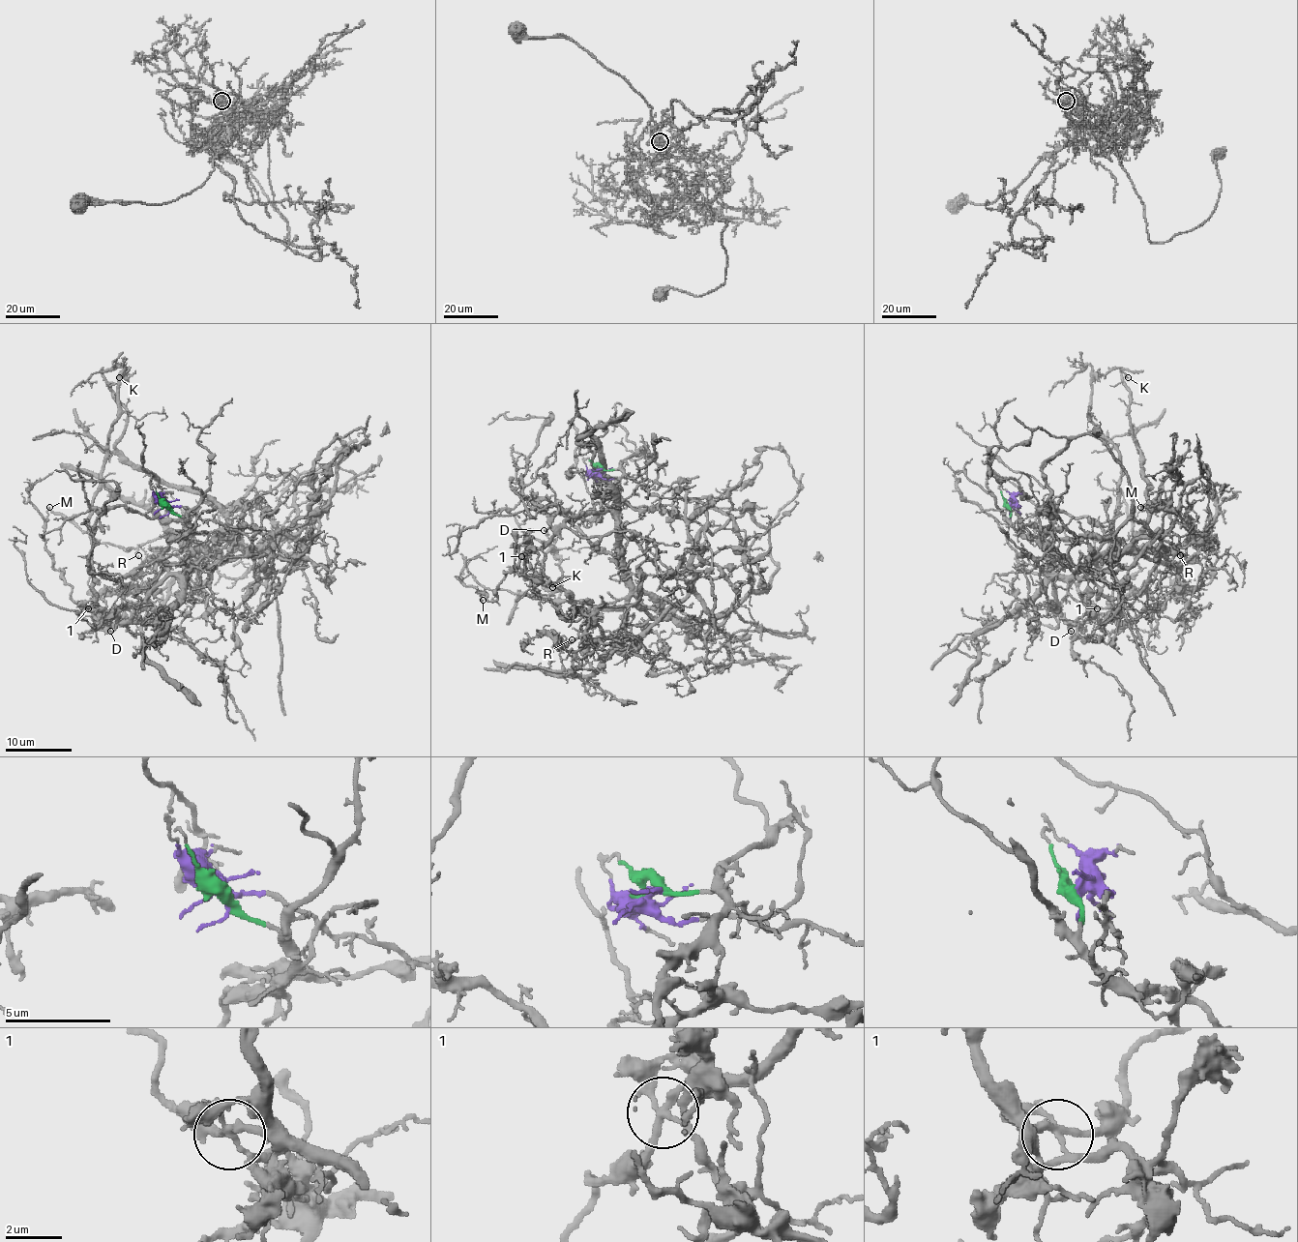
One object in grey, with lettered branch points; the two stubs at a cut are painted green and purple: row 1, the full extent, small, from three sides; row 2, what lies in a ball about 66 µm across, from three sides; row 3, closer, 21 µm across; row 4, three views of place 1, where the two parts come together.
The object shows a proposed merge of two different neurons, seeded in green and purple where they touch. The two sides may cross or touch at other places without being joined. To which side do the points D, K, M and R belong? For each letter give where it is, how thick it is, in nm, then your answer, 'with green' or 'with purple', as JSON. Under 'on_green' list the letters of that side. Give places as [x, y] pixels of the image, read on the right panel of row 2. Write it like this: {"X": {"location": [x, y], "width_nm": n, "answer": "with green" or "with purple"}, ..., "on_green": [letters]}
{"D": {"location": [1071, 631], "width_nm": 160, "answer": "with green"}, "K": {"location": [1128, 377], "width_nm": 120, "answer": "with green"}, "M": {"location": [1140, 507], "width_nm": 160, "answer": "with green"}, "R": {"location": [1180, 555], "width_nm": 100, "answer": "with green"}, "on_green": ["D", "K", "M", "R"]}

